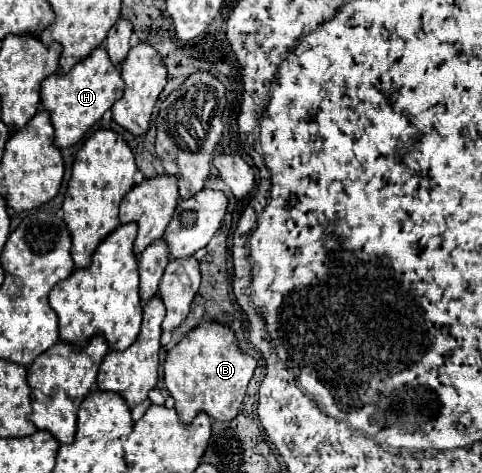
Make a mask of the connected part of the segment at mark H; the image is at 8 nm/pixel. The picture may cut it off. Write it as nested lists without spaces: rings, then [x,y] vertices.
[[[104,46],[94,48],[94,52],[82,58],[68,74],[56,72],[42,80],[42,106],[50,112],[50,122],[54,126],[58,148],[68,148],[76,144],[86,130],[102,118],[102,114],[118,100],[124,92],[124,80],[116,64],[112,64]]]

